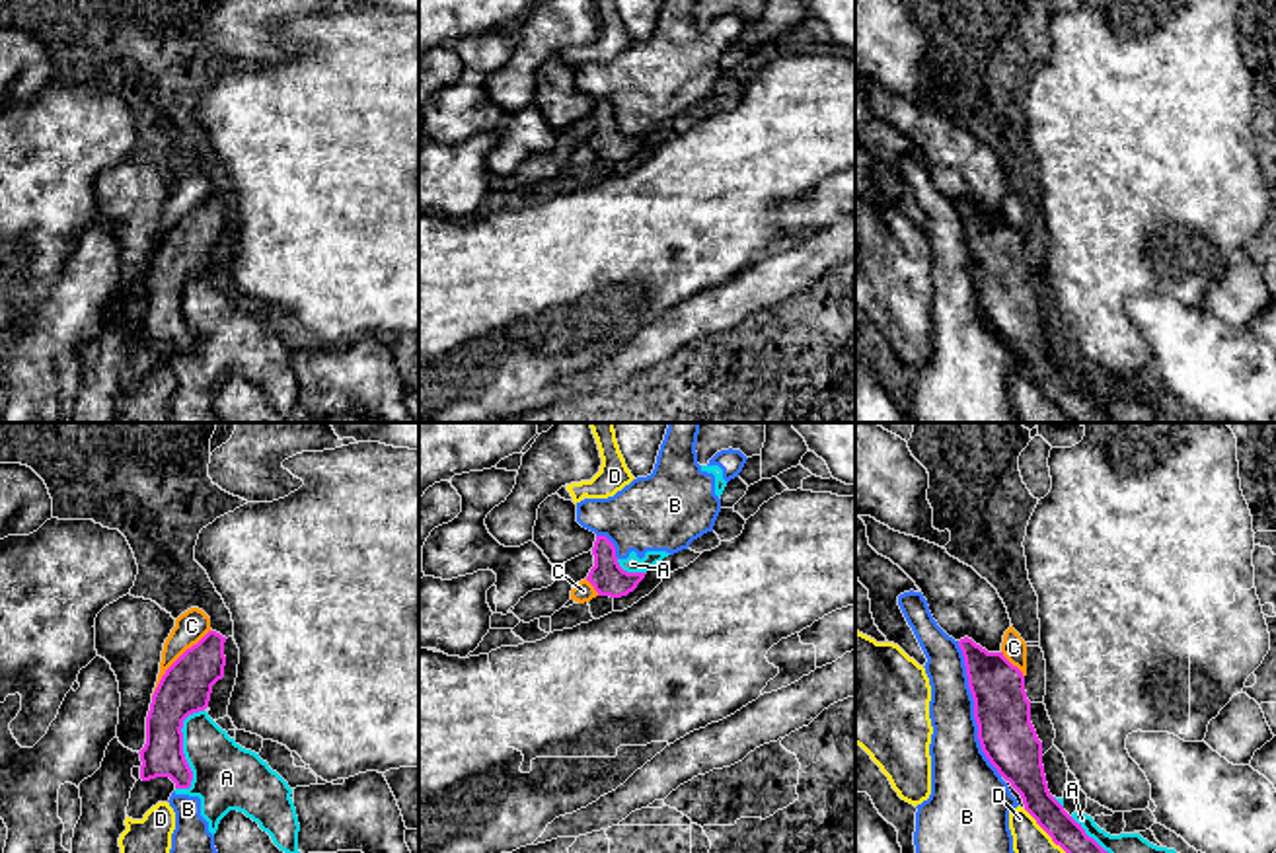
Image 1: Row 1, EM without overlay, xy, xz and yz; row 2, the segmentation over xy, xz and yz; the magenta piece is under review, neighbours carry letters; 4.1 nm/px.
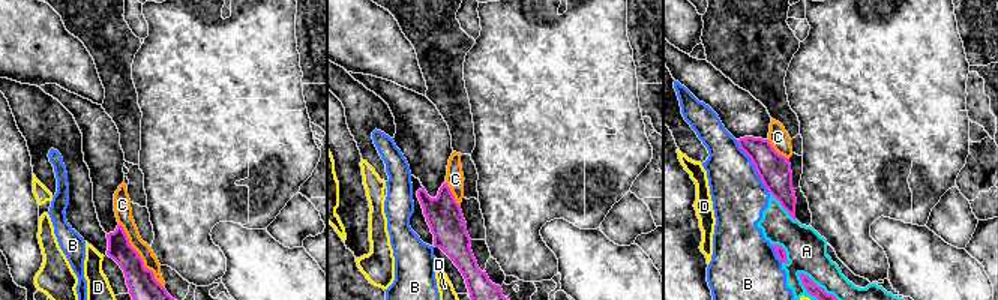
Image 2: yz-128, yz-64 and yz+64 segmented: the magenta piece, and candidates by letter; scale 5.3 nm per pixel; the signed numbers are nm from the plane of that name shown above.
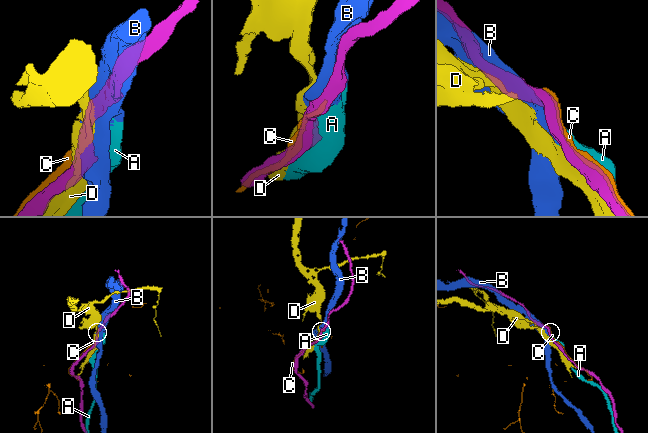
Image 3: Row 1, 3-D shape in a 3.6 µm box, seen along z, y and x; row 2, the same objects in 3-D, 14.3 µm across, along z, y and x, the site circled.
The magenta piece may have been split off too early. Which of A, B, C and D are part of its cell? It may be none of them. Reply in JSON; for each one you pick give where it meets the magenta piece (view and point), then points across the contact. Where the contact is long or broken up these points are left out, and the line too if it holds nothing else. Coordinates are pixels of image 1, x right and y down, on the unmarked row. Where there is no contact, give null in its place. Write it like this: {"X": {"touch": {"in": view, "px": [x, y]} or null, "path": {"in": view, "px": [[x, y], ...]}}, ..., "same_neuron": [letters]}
{"same_neuron": []}

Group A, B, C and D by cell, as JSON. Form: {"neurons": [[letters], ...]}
{"neurons": [["A", "B"], ["C"], ["D"]]}

